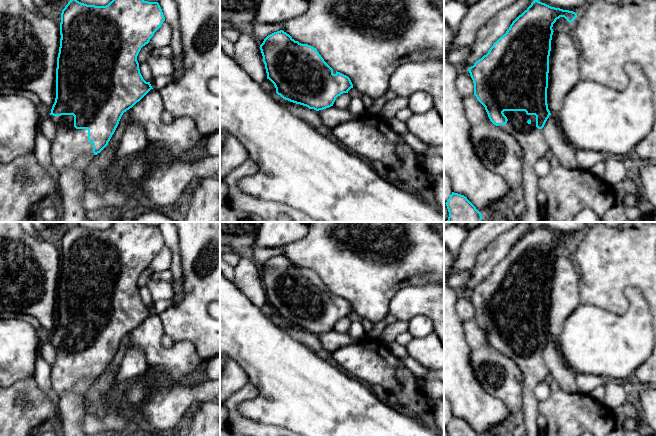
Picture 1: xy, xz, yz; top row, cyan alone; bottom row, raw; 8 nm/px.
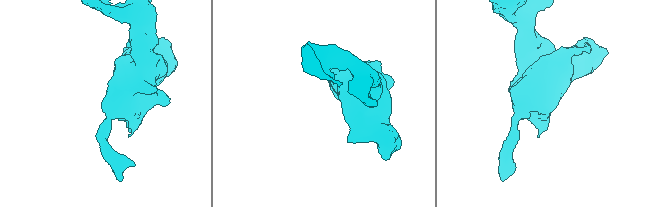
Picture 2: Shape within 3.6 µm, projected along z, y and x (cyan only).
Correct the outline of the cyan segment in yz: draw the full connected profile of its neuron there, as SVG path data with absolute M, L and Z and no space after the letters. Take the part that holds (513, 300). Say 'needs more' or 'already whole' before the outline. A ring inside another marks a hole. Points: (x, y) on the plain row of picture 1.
needs more; M534 224L512 246L506 257L493 268L488 277L468 292L474 307L474 319L485 331L490 345L512 359L522 372L523 407L519 421L526 428L524 436L539 436L537 425L539 401L534 389L549 374L542 352L551 339L547 328L549 280L554 256L552 251L560 241L572 246L577 237Z

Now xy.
needs more; M72 222L62 234L56 322L49 340L56 350L56 359L51 366L51 383L62 416L61 436L87 436L82 430L83 417L89 411L87 395L74 394L71 389L79 380L100 377L108 369L123 337L153 313L140 297L137 280L164 245L159 227L144 225L142 222L114 222L106 230L87 229Z

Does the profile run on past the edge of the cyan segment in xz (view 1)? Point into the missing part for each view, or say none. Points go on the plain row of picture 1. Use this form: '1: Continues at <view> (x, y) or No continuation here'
1: No continuation here

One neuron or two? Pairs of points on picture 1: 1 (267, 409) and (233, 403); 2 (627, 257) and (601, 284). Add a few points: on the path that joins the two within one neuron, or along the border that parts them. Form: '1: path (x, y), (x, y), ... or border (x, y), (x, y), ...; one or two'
1: border (250, 382), (258, 394), (239, 411), (257, 421); two
2: path (620, 264), (607, 277); one

